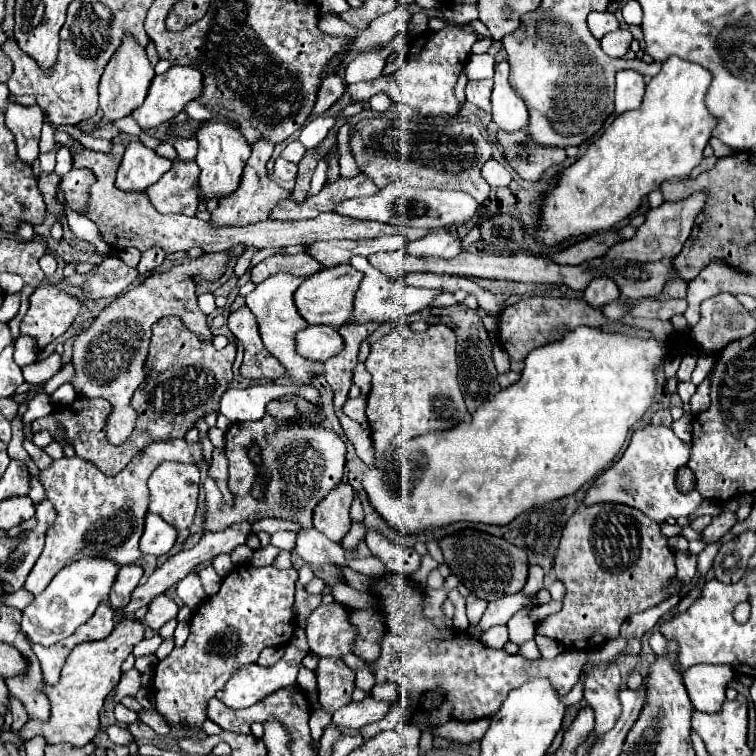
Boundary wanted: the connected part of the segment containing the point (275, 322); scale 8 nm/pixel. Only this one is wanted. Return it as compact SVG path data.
M274 274L272 278L266 278L264 282L260 282L256 286L256 290L246 296L246 304L258 320L258 328L260 328L264 346L286 366L288 376L296 382L310 384L310 376L322 372L322 364L310 362L294 352L294 334L298 330L302 330L304 326L308 326L304 322L304 318L300 318L300 312L296 310L296 304L294 304L294 292L298 290L298 286L302 282L304 282L304 278L292 278L290 274Z

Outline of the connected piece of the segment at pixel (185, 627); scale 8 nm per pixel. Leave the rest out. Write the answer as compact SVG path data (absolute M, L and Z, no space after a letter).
M178 622L174 632L174 644L176 647L181 647L187 640L190 633L190 625L186 622Z

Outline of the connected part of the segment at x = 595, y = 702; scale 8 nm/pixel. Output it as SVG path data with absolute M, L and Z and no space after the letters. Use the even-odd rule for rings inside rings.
M614 662L594 668L584 682L584 700L596 710L596 740L600 740L620 718L620 684L622 676Z

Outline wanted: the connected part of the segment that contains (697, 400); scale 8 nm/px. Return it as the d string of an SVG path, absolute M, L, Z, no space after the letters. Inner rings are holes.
M706 378L706 380L698 386L696 396L690 398L690 410L692 410L694 416L700 414L700 412L704 412L704 410L710 406L710 396L708 396L708 392L710 392L710 378Z

